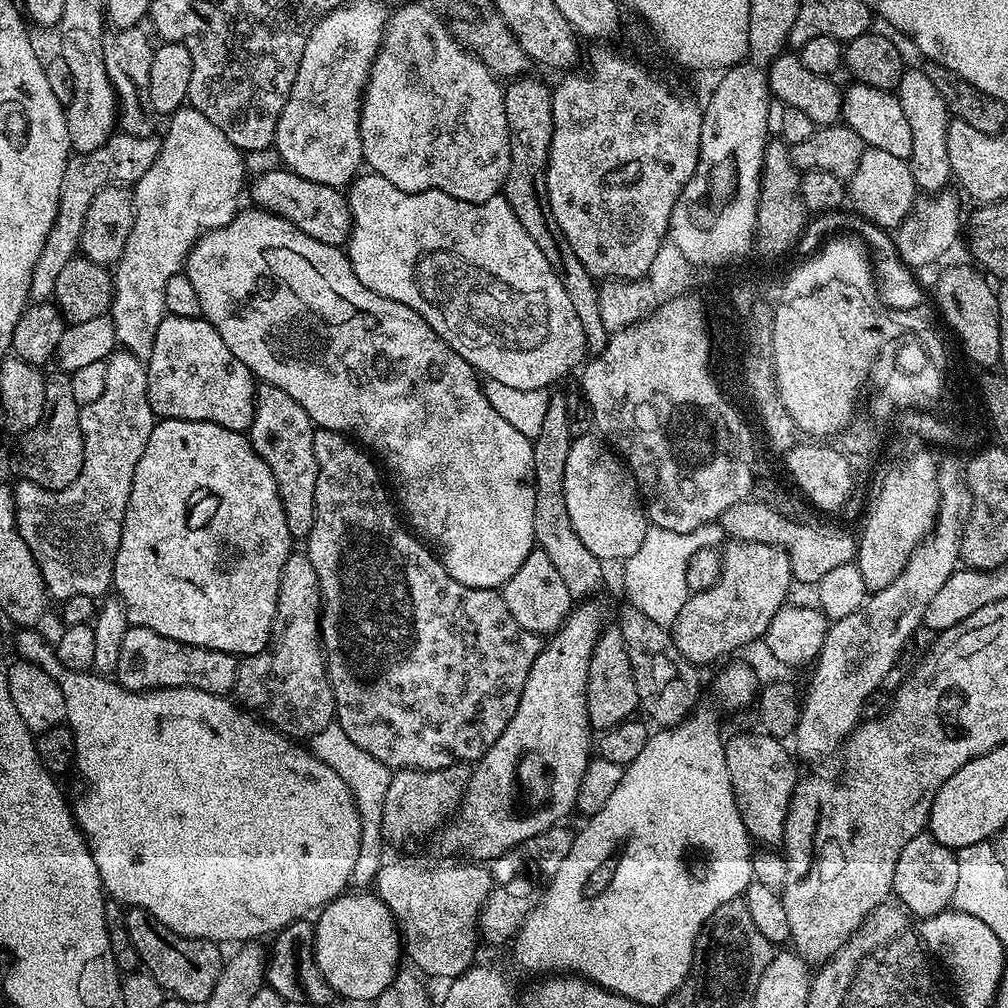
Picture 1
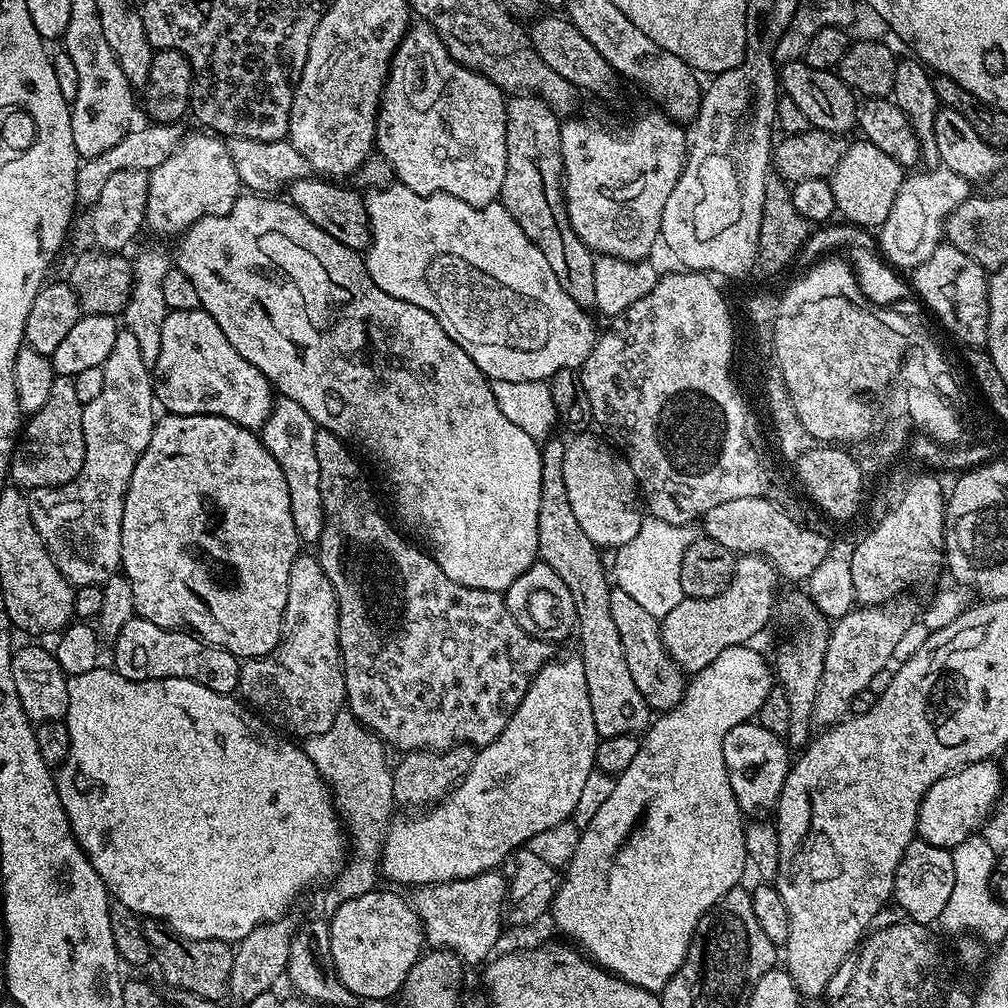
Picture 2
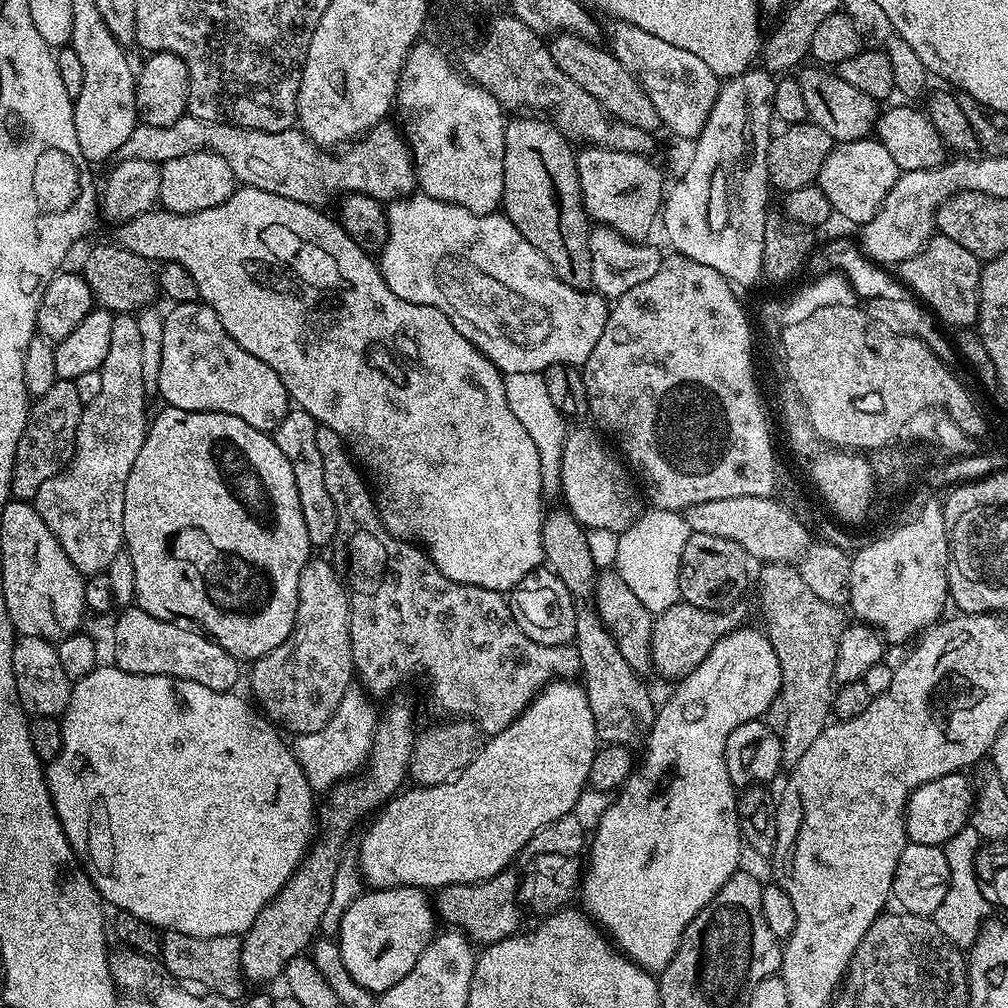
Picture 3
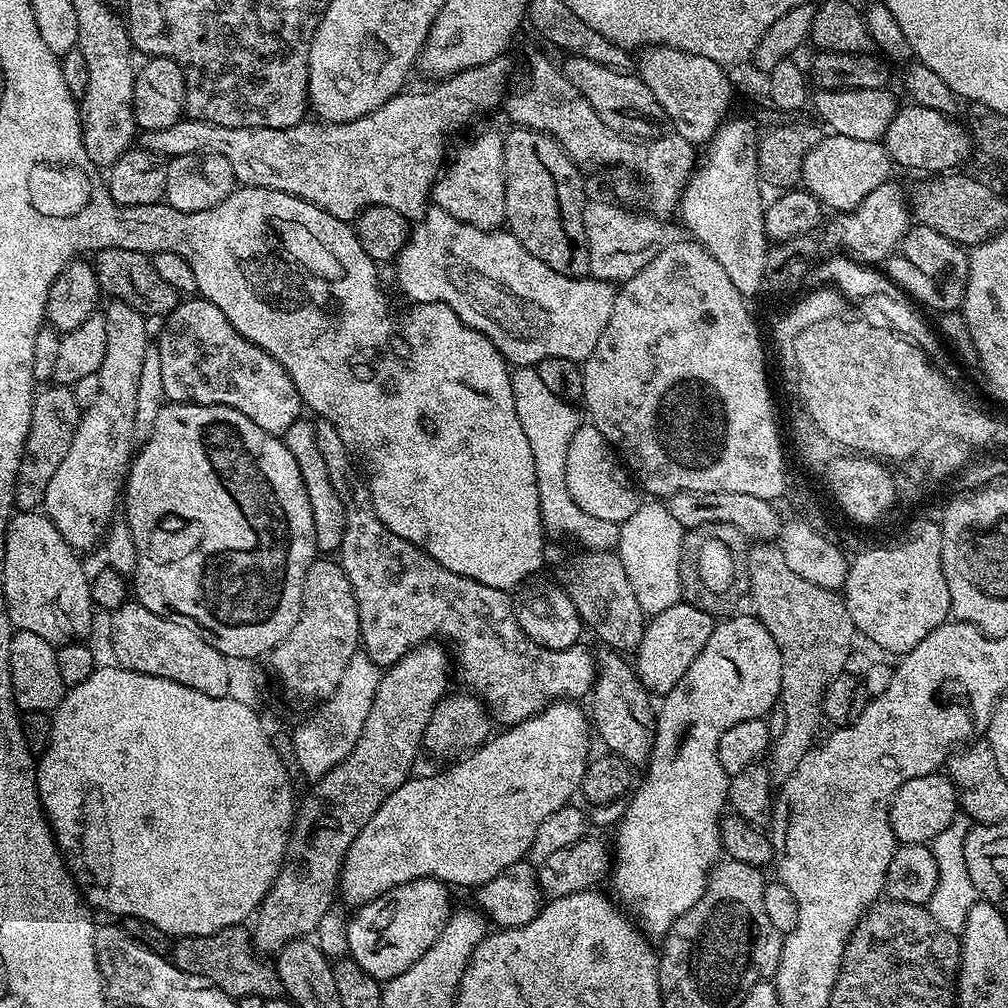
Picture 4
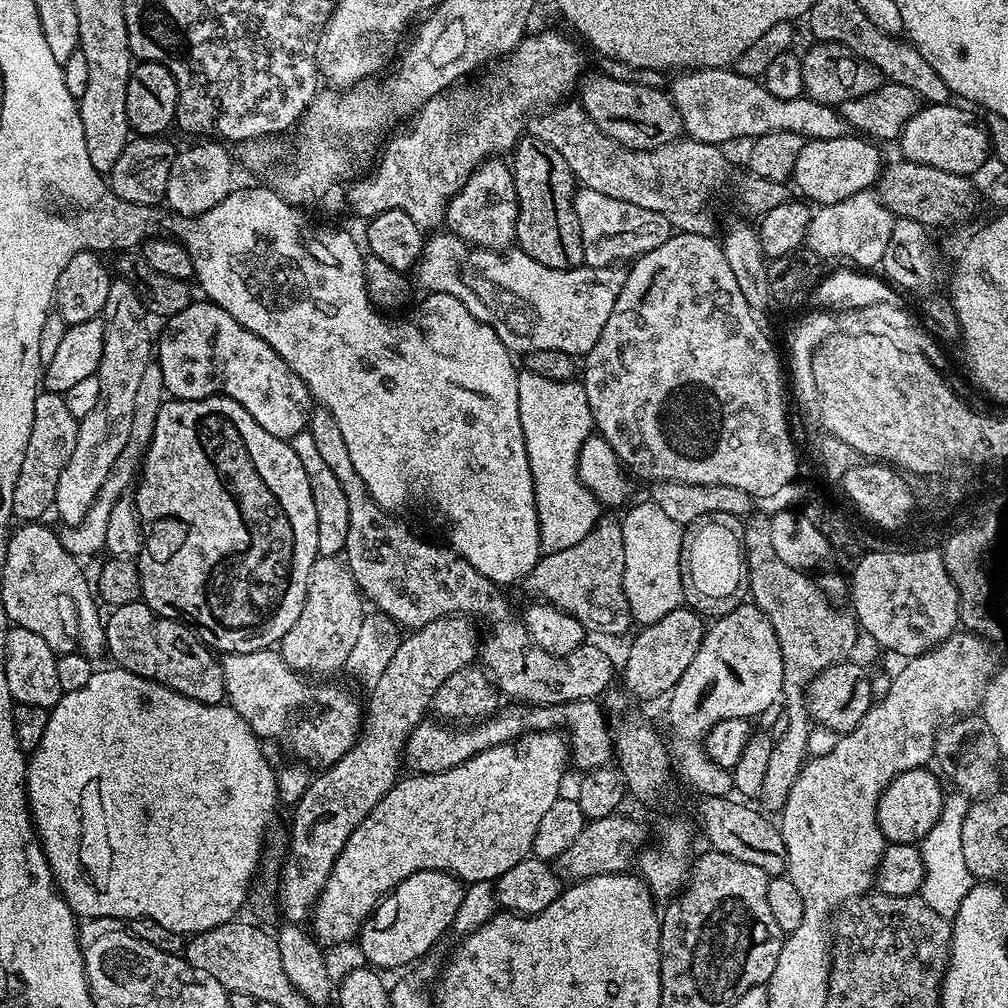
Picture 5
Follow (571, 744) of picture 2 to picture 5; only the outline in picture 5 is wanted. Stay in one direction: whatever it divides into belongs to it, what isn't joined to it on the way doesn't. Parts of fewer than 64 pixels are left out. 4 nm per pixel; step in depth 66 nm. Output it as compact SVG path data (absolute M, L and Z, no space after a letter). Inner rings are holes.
M559 731L529 732L521 736L515 743L494 746L490 750L478 753L474 758L467 760L465 764L459 764L445 772L408 774L397 780L394 787L382 798L382 802L378 802L378 806L374 806L374 810L370 810L370 814L361 822L358 830L354 830L354 834L350 834L346 846L342 846L342 854L338 854L338 862L334 862L334 868L330 870L330 878L326 878L326 886L322 890L318 902L312 907L310 917L312 936L324 946L355 941L359 937L360 928L368 920L368 917L377 911L376 903L384 895L385 899L400 883L406 878L410 878L410 874L415 872L438 870L439 872L451 872L461 882L473 880L494 882L499 876L506 874L506 870L510 870L510 866L518 866L518 862L529 859L534 834L538 834L538 822L542 822L542 818L549 812L550 806L554 806L554 802L561 799L560 783L564 780L564 767L567 764L570 764L570 745Z

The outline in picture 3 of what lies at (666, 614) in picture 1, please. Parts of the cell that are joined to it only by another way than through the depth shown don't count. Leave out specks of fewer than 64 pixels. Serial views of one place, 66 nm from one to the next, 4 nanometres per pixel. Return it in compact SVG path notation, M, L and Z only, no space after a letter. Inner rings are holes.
M654 507L641 511L640 517L626 531L619 533L615 571L619 572L622 582L638 594L638 602L642 602L642 606L653 614L665 612L670 610L670 606L681 603L678 578L682 550L686 550L686 542L692 534L681 513Z

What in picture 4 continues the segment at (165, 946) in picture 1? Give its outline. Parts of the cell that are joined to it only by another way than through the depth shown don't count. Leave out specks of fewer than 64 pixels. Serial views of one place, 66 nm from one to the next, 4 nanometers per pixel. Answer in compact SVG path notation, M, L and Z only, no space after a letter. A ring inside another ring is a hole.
M235 924L205 936L182 936L173 943L170 955L172 963L195 978L206 978L214 986L233 998L241 996L281 995L282 989L275 967L261 958L252 942L252 933L247 927Z

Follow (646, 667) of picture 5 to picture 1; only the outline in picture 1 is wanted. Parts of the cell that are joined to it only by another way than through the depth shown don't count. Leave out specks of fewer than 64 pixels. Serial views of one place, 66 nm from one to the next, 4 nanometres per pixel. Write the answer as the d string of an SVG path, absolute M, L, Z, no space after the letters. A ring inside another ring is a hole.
M732 540L725 543L722 548L724 565L722 574L710 590L693 592L688 597L686 606L678 612L678 618L671 626L671 634L674 638L674 646L682 650L682 658L686 658L691 664L703 666L712 664L719 656L727 652L736 652L747 644L758 641L765 635L771 620L784 607L789 599L788 591L794 588L792 579L792 567L790 558L778 546L766 542L746 542L745 540Z

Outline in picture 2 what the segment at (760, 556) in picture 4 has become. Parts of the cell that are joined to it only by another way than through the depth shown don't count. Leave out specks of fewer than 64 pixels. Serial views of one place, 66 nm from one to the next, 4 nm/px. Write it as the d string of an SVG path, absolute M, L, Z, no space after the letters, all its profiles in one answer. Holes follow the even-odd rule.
M801 589L794 590L779 597L778 616L788 624L796 624L792 632L792 640L788 640L776 652L774 660L774 676L778 686L786 694L790 702L790 726L788 727L787 743L793 749L800 750L809 743L808 731L814 728L812 715L814 702L818 698L818 686L822 682L822 670L826 662L828 649L828 633L830 621L814 606L814 602Z

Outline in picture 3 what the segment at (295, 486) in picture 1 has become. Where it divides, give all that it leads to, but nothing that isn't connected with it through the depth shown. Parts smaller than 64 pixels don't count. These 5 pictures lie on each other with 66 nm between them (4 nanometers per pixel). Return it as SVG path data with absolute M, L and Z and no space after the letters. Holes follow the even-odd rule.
M289 407L286 418L276 427L274 439L278 450L286 454L294 469L294 482L298 482L298 503L302 505L302 519L306 522L306 534L310 534L313 549L320 550L333 543L338 530L338 514L334 510L334 498L326 490L326 477L322 475L322 453L318 450L316 419L306 410Z

